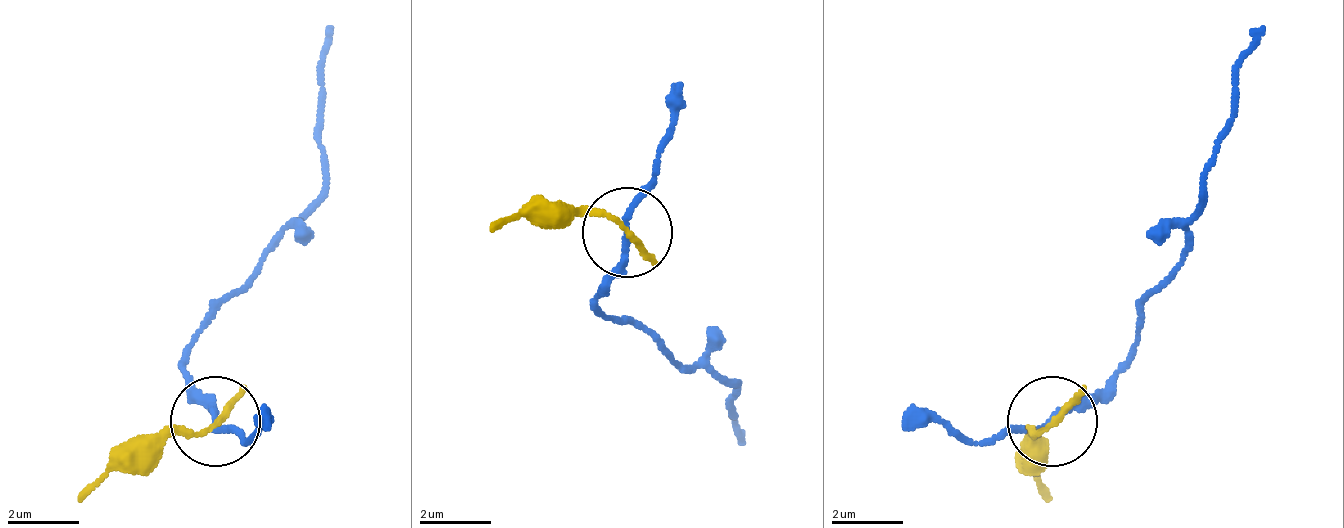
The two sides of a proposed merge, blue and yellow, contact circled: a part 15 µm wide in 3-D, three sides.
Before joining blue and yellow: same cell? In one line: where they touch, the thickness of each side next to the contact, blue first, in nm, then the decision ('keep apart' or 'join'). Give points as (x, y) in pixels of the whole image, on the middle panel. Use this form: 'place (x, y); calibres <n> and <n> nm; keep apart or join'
place (627, 232); calibres 150 and 140 nm; keep apart

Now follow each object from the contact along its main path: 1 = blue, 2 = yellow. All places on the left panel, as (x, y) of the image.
1: (217, 419), (190, 383), (190, 347), (271, 239), (325, 185), (316, 59), (334, 23)
2: (217, 419), (199, 437), (145, 437), (82, 500)

